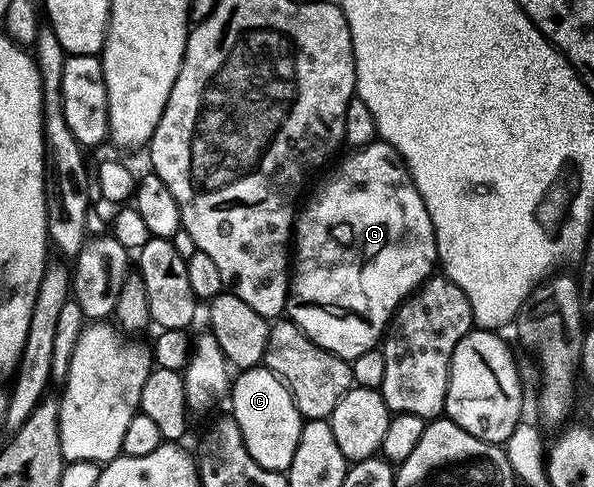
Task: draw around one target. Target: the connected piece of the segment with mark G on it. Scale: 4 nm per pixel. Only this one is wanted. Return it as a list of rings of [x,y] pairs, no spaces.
[[[382,141],[370,143],[369,146],[358,148],[354,153],[351,153],[351,156],[332,173],[331,180],[323,187],[323,192],[307,208],[304,206],[298,212],[293,232],[293,274],[289,279],[290,294],[287,297],[286,314],[291,322],[299,326],[314,343],[321,345],[321,349],[348,361],[361,357],[361,353],[366,351],[376,350],[377,344],[384,338],[387,324],[390,323],[396,309],[403,304],[408,295],[432,278],[434,271],[431,270],[436,270],[437,267],[435,230],[429,221],[429,213],[417,193],[414,181],[407,173],[406,166],[396,162],[392,155],[391,146]]]

